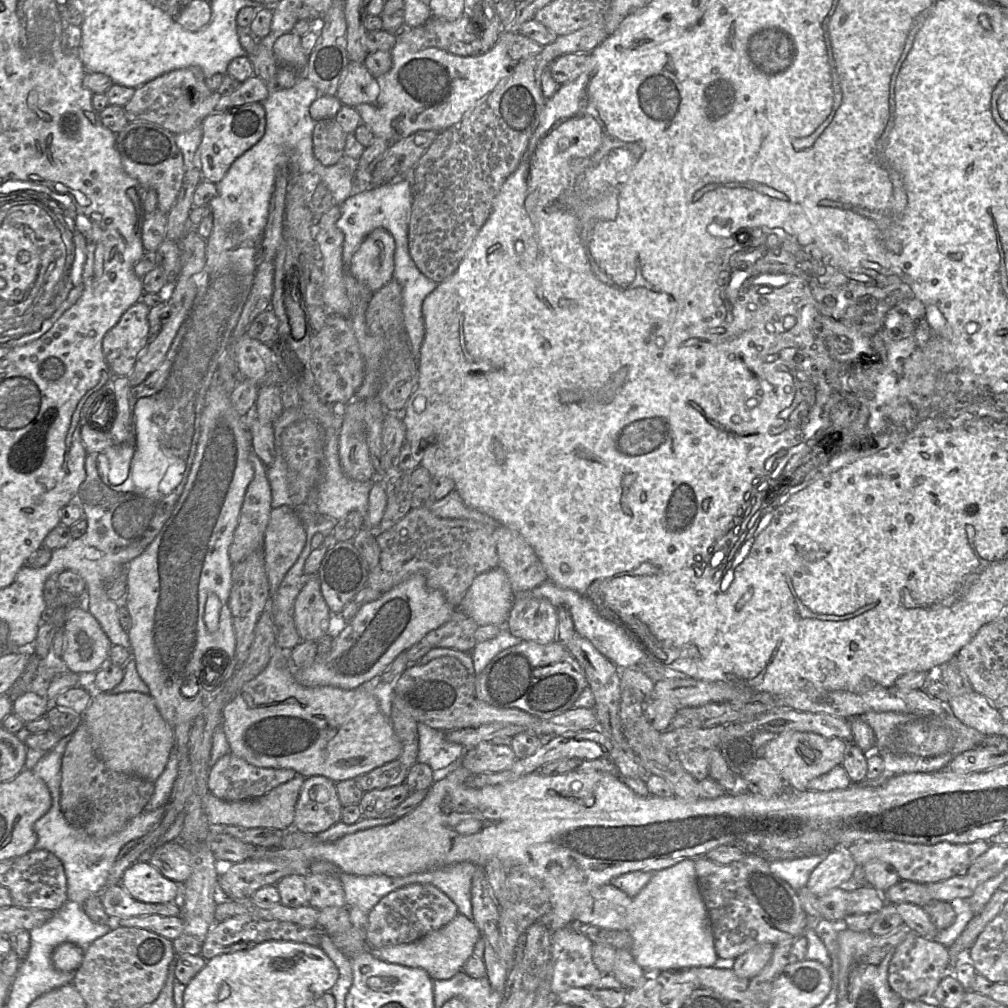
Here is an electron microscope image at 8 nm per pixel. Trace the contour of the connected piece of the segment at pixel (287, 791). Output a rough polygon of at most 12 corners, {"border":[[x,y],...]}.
{"border":[[304,779],[226,801],[207,792],[211,825],[288,829]]}

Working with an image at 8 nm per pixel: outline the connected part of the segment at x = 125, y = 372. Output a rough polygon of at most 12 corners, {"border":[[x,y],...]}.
{"border":[[130,306],[103,337],[116,376],[127,377],[149,342],[149,307]]}

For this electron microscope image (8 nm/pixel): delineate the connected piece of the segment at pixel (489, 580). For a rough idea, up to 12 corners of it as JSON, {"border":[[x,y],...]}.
{"border":[[494,568],[458,609],[479,626],[506,627],[515,595]]}

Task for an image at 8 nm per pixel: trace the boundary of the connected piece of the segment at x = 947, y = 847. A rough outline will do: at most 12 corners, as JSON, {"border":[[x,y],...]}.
{"border":[[855,842],[858,866],[877,859],[901,880],[940,882],[965,873],[991,846]]}

